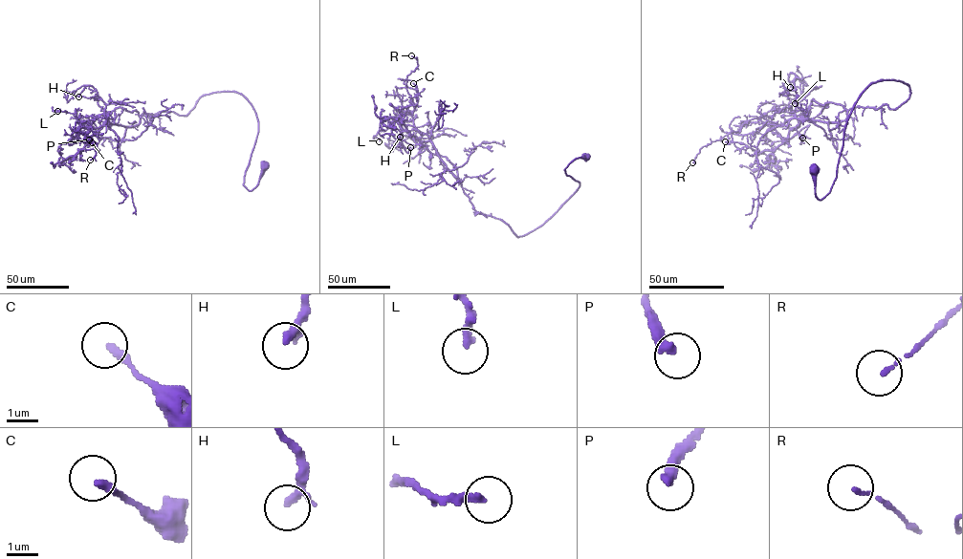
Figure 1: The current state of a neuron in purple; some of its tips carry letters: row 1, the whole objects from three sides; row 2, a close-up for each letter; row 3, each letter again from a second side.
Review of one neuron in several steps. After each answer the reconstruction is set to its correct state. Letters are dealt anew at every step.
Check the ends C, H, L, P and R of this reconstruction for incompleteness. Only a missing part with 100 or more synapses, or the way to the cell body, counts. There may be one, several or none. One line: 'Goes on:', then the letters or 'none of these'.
Goes on: none of these

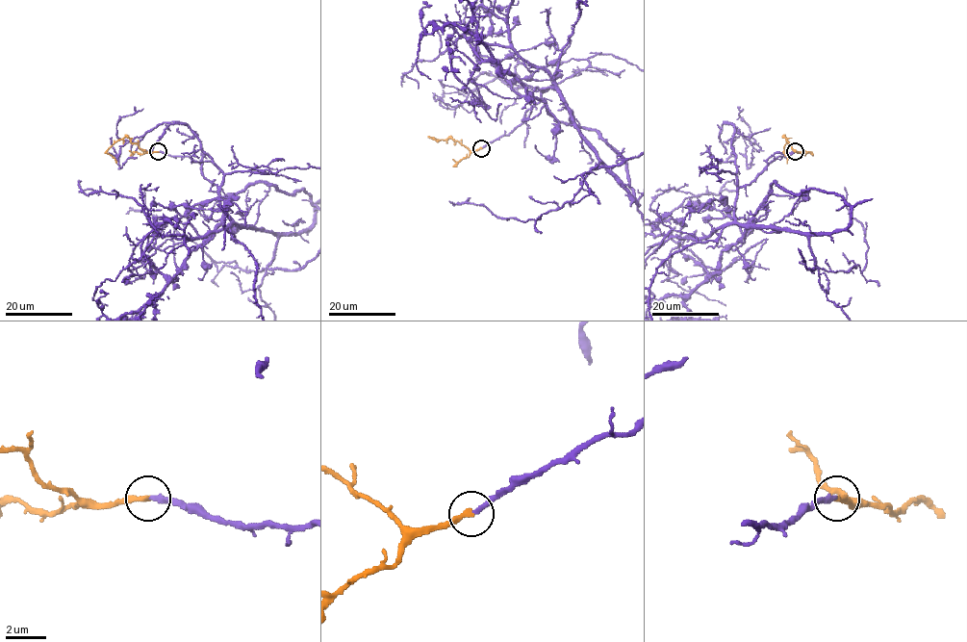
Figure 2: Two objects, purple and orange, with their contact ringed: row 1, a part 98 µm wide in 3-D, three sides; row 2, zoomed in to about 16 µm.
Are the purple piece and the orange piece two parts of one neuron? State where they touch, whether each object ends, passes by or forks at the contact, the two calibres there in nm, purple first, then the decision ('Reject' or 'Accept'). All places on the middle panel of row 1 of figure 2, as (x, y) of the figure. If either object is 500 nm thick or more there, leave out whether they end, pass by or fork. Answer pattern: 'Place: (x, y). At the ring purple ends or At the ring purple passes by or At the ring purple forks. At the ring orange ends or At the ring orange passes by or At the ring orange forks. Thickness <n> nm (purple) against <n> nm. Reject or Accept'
Place: (481, 148). At the ring purple ends. At the ring orange ends. Thickness 260 nm (purple) against 280 nm. Accept

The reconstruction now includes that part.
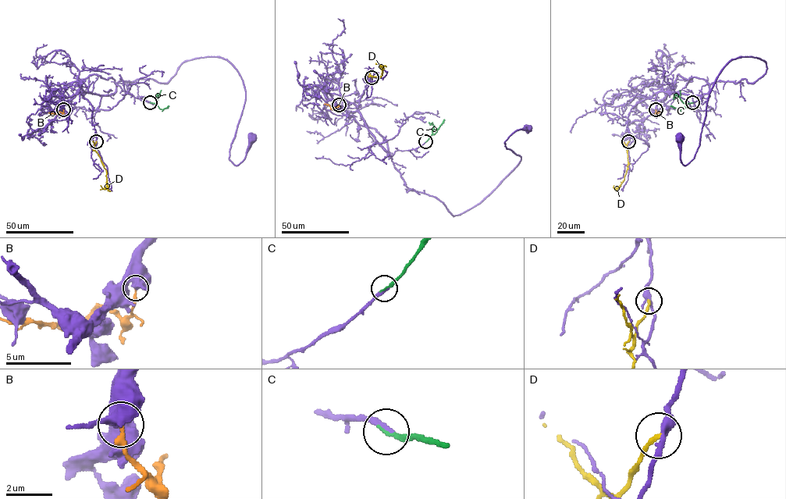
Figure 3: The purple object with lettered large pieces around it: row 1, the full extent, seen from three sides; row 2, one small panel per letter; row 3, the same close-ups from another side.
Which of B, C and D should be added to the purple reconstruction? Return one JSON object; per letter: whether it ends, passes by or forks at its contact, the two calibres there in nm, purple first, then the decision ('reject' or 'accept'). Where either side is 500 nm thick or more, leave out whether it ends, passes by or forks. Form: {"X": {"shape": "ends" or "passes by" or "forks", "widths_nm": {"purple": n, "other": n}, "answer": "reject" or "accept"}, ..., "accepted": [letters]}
{"B": {"widths_nm": {"purple": 500, "other": 260}, "answer": "reject"}, "C": {"shape": "ends", "widths_nm": {"purple": 260, "other": 190}, "answer": "accept"}, "D": {"shape": "ends", "widths_nm": {"purple": 320, "other": 220}, "answer": "reject"}, "accepted": ["C"]}

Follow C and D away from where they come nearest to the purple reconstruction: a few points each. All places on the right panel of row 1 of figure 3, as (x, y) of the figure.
C: (692, 102), (687, 103), (683, 109), (670, 106)
D: (628, 141), (626, 145), (627, 168), (624, 180), (617, 188), (614, 189), (613, 185)

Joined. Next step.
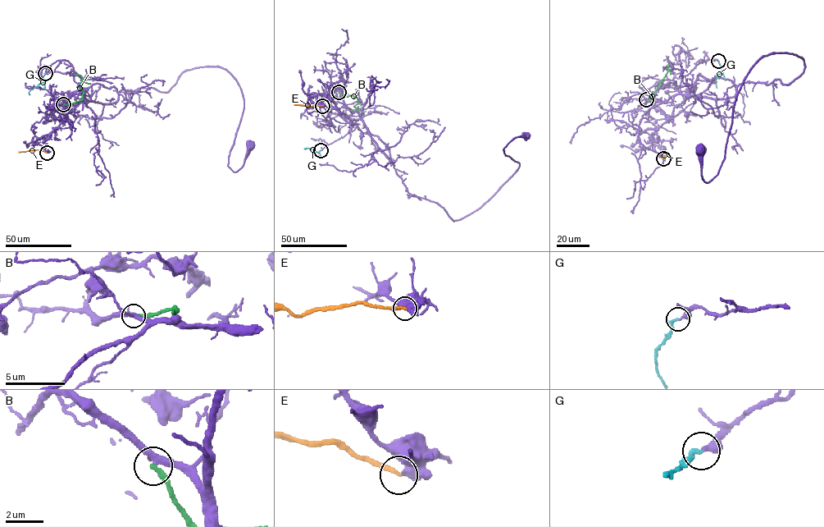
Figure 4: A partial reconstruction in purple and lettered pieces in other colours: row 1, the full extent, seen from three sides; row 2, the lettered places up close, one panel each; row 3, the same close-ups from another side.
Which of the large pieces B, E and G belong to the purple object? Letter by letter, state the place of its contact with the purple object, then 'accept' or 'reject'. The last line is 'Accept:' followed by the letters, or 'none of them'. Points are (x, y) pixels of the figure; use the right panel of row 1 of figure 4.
B: meets purple at (646, 99); reject
E: meets purple at (663, 158); reject
G: meets purple at (718, 61); accept
Accept: G

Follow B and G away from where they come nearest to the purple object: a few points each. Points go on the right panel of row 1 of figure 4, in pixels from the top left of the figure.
B: (646, 99), (652, 99), (650, 97), (663, 79), (668, 64)
G: (718, 61), (722, 71), (716, 80), (717, 88)

